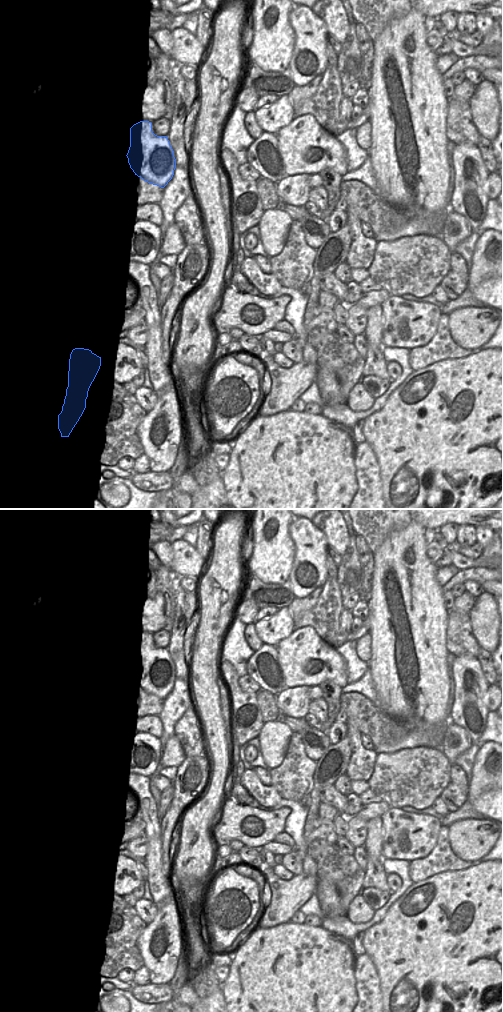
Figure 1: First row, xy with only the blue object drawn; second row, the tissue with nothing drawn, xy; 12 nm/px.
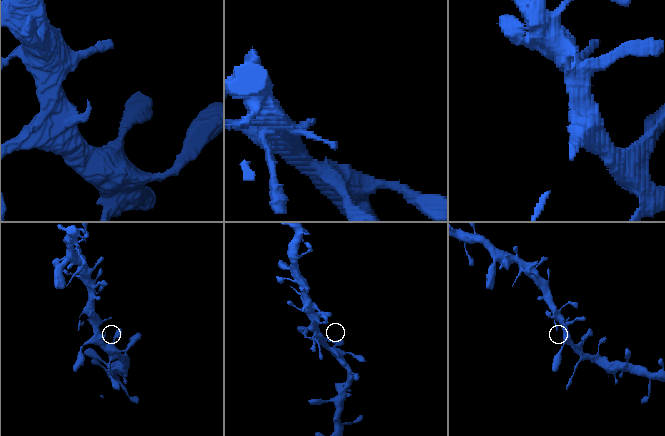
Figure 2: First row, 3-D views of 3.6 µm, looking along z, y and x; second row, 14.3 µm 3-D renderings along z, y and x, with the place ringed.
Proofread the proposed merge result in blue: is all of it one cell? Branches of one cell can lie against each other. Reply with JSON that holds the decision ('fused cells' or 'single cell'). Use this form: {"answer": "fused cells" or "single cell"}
{"answer": "single cell"}

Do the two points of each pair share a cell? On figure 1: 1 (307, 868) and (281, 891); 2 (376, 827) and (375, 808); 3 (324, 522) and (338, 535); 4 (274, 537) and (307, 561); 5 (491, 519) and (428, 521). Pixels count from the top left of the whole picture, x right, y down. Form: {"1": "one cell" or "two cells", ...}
{"1": "two cells", "2": "two cells", "3": "one cell", "4": "two cells", "5": "one cell"}

